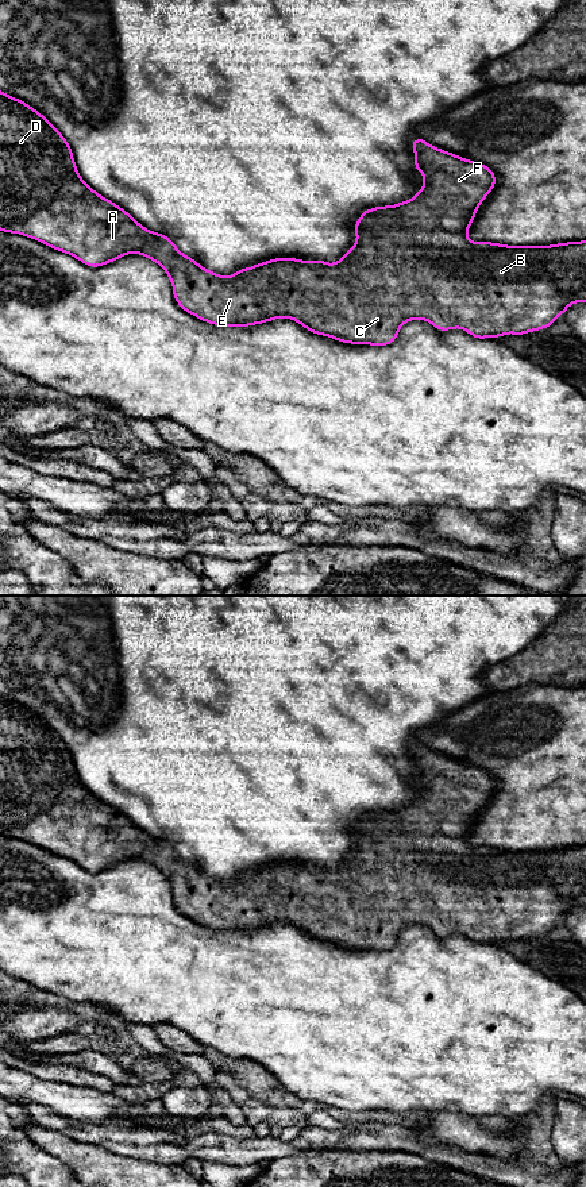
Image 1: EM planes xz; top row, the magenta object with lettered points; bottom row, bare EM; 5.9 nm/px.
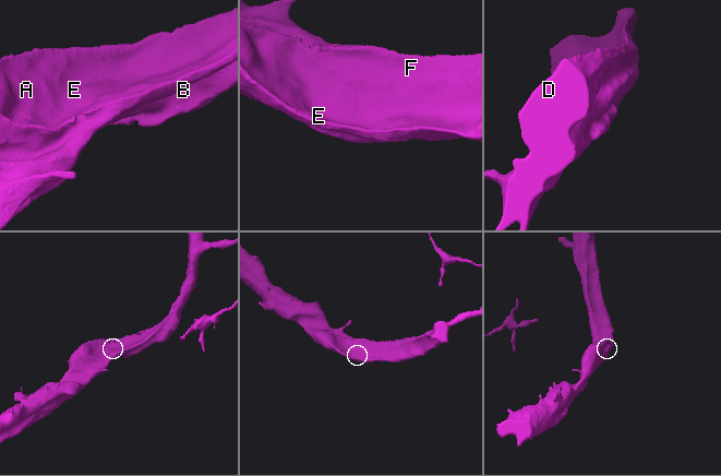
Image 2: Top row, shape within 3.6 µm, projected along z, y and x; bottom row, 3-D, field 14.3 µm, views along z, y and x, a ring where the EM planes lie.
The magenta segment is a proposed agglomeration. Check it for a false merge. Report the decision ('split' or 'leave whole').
leave whole

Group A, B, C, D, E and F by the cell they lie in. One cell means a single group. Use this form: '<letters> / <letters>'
A B C D E F

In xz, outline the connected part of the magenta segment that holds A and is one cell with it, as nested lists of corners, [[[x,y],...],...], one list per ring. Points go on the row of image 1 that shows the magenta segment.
[[[0,90],[0,231],[19,234],[26,238],[35,239],[57,251],[74,257],[90,267],[104,266],[127,254],[140,254],[158,263],[166,271],[169,280],[171,281],[174,300],[185,312],[213,325],[250,327],[275,319],[292,319],[312,334],[328,336],[338,342],[350,344],[389,346],[397,339],[400,328],[409,320],[425,320],[437,331],[460,328],[475,339],[496,339],[508,334],[524,335],[551,327],[556,317],[564,315],[571,304],[586,302],[586,240],[566,242],[550,246],[508,246],[493,242],[470,240],[467,238],[467,231],[477,215],[479,205],[496,186],[496,173],[479,162],[473,162],[471,159],[466,159],[456,154],[437,149],[421,138],[416,138],[412,142],[412,149],[415,151],[415,169],[416,172],[423,173],[424,186],[416,193],[415,197],[406,201],[394,205],[374,207],[363,211],[361,217],[354,224],[356,235],[355,244],[347,250],[336,263],[328,263],[319,259],[301,261],[298,258],[273,258],[270,261],[257,263],[252,267],[239,269],[235,274],[224,277],[204,269],[193,258],[182,254],[170,238],[147,230],[127,211],[116,205],[113,201],[100,196],[81,178],[73,159],[73,151],[58,128],[27,103]]]

